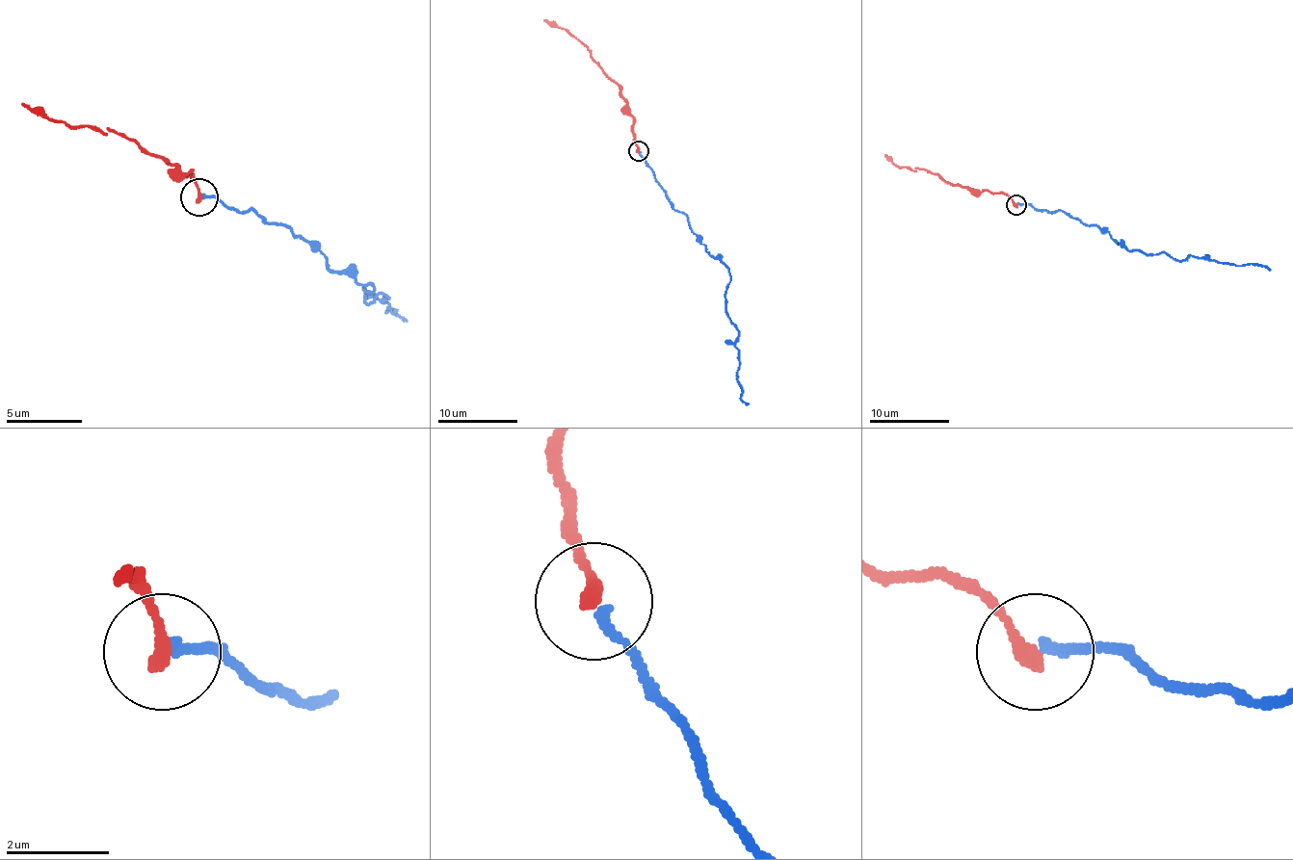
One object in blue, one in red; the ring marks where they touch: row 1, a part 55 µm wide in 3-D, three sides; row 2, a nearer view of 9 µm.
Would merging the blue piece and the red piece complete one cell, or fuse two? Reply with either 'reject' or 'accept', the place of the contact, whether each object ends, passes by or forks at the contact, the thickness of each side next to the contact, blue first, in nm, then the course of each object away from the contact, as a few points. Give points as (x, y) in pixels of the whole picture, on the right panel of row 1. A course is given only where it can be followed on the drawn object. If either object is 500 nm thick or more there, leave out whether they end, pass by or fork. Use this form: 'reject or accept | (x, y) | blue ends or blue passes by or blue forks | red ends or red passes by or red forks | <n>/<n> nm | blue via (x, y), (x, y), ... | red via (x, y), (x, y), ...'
accept | (1016, 204) | blue ends | red ends | 200/300 nm | blue via (1016, 204), (1063, 210), (1139, 252), (1269, 270) | red via (1016, 204), (1005, 194), (990, 194), (987, 190), (972, 192), (955, 186), (936, 174), (905, 168), (884, 154)

